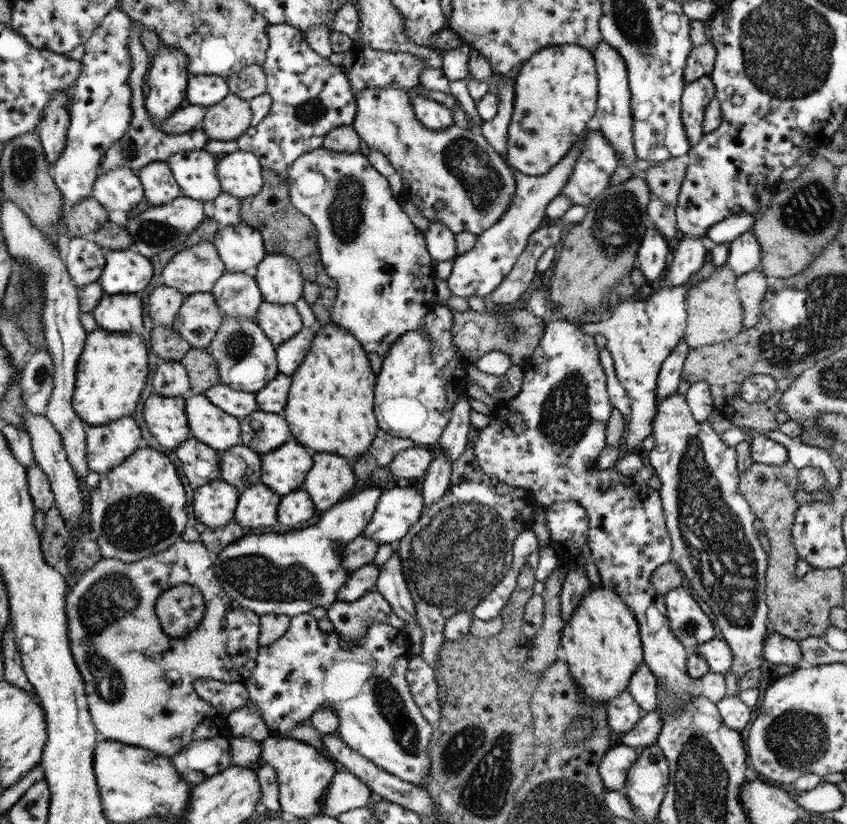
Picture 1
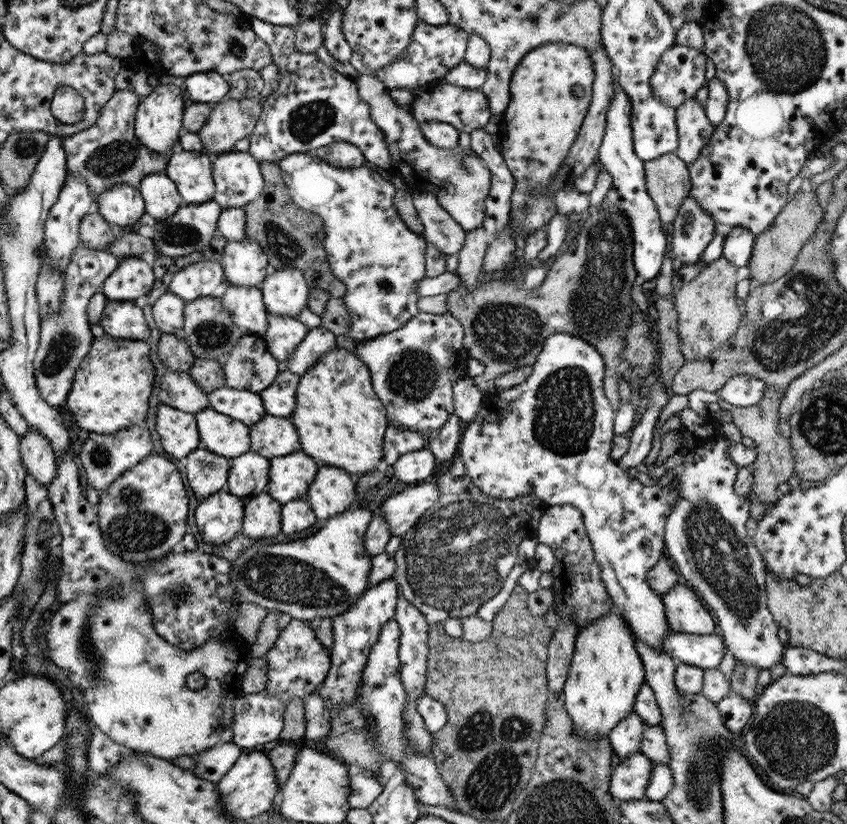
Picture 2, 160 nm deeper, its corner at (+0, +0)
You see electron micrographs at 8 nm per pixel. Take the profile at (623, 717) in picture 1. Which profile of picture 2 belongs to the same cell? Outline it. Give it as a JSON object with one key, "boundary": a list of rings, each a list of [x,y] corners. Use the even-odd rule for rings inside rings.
{"boundary":[[[632,711],[612,729],[608,737],[616,759],[628,758],[635,752],[641,752],[645,728],[641,716]]]}

